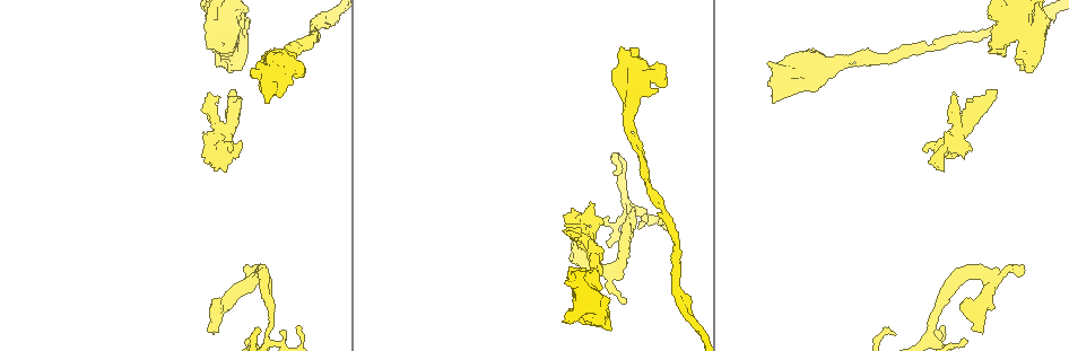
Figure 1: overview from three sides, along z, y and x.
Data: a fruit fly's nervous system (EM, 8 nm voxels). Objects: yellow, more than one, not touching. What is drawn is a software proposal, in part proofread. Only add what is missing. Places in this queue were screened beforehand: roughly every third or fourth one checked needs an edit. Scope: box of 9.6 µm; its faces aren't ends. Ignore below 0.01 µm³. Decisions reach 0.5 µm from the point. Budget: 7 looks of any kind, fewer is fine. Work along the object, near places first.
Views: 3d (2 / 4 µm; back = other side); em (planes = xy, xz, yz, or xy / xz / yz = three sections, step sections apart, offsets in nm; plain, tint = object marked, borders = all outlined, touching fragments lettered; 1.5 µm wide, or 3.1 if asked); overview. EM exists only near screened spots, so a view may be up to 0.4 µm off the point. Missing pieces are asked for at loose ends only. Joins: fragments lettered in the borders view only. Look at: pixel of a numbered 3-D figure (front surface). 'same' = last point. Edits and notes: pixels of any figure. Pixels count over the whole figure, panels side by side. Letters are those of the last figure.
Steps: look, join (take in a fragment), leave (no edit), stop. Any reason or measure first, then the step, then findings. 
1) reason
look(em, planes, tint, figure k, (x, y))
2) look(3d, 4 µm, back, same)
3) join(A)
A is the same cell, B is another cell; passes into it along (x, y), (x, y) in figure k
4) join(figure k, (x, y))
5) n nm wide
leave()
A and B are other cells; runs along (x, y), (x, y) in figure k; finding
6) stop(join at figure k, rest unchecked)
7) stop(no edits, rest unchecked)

stops while still wide
look(3d, 2 µm, figure 1, (666, 85))

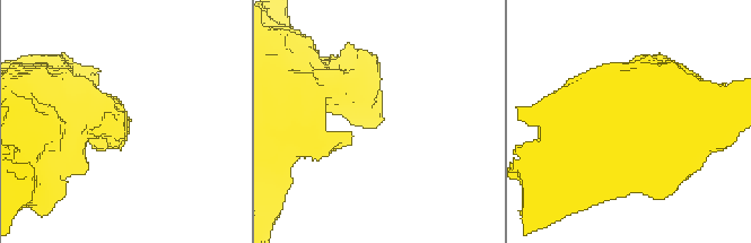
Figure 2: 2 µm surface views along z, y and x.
look(em, xz, step 4, tint, figure 2, (122, 126))

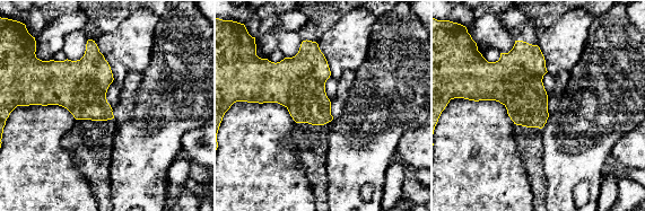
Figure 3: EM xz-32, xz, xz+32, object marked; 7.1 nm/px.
cut it another way
look(em, planes, borders, same)

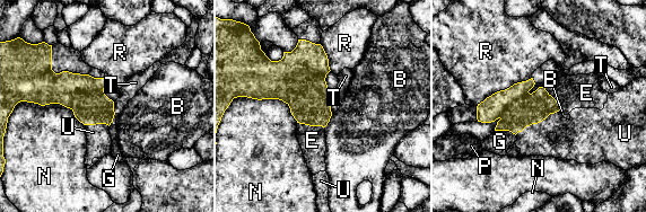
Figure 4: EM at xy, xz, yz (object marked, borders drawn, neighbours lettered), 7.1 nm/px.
260 nm wide
leave()
B, E, G, N, P, R, T and U are other cells; border along (495, 130), (508, 130), (515, 135) in figure 4; no lettered fragment goes on from it

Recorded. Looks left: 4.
branch stops here
look(3d, 4 µm, figure 1, (219, 53))

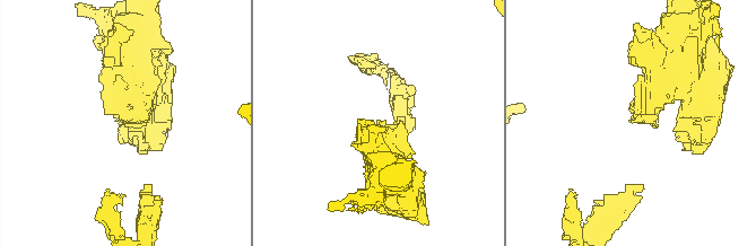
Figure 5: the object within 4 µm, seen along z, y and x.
look(em, yz, step 8, borders, figure 5, (629, 121))

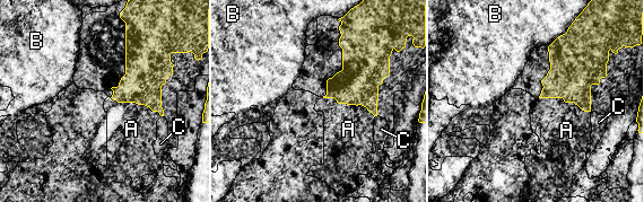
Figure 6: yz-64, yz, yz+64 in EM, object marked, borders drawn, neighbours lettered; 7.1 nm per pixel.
cut it another way
look(em, planes, borders, same)

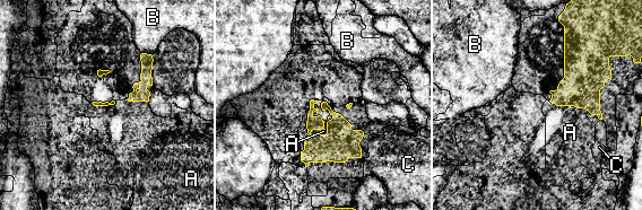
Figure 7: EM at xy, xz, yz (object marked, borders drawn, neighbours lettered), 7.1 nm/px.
leave()
A, B and C are other cells; border along (331, 114), (308, 134), (301, 151) in figure 7; none of them fits

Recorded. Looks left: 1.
stop(no edits, rest unchecked)

